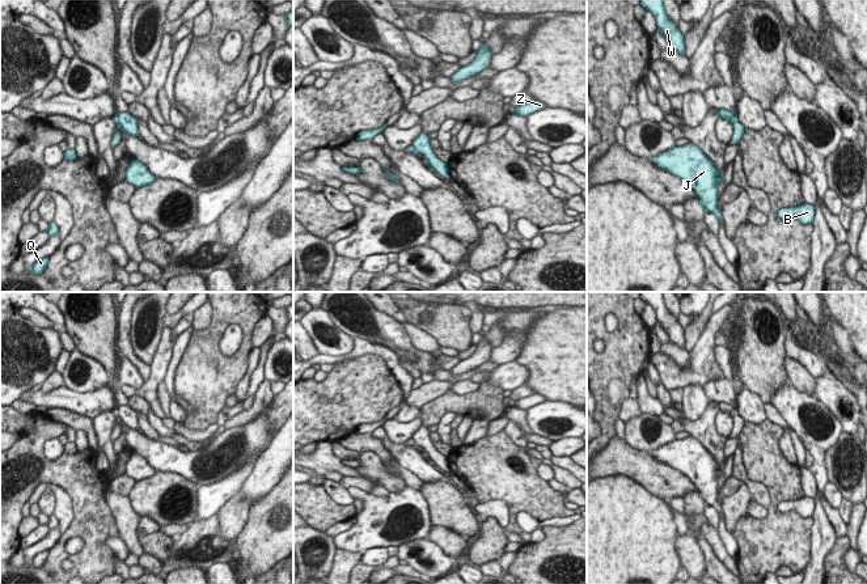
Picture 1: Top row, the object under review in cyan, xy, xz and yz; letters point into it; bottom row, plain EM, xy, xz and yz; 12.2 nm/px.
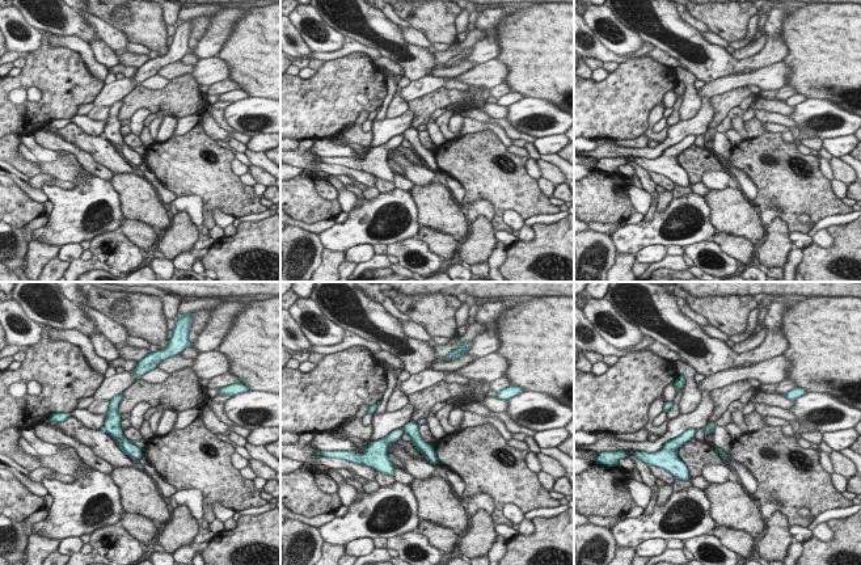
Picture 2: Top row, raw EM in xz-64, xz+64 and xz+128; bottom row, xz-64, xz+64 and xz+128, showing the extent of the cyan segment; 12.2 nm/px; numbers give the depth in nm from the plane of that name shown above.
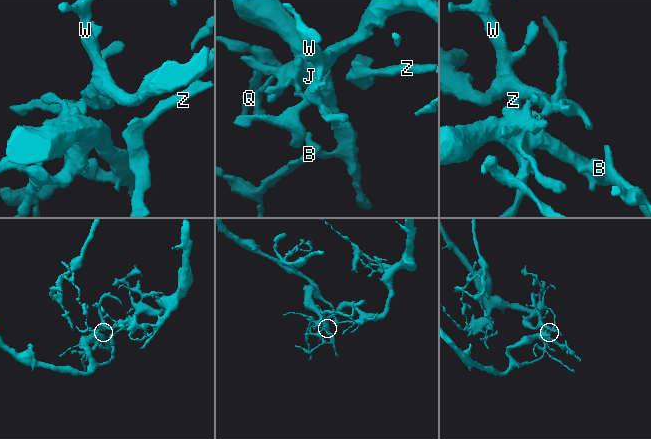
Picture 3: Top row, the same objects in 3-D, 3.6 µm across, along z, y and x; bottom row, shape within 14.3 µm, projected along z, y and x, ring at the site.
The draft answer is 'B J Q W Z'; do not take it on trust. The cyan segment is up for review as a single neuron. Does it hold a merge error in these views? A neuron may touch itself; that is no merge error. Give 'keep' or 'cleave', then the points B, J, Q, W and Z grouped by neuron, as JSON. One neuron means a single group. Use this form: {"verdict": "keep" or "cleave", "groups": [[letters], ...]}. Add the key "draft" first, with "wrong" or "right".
{"draft": "wrong", "verdict": "cleave", "groups": [["B", "J", "Q", "Z"], ["W"]]}

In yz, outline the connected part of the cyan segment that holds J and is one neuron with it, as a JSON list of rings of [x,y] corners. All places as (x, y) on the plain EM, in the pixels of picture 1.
[[[693,436],[673,440],[650,453],[660,462],[686,475],[697,484],[705,504],[714,507],[719,515],[723,513],[720,503],[716,502],[716,494],[718,481],[724,475],[724,470],[699,440]]]

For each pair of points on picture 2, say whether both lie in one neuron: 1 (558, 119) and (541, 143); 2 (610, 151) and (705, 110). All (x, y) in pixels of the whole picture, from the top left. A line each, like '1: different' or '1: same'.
1: different
2: same

